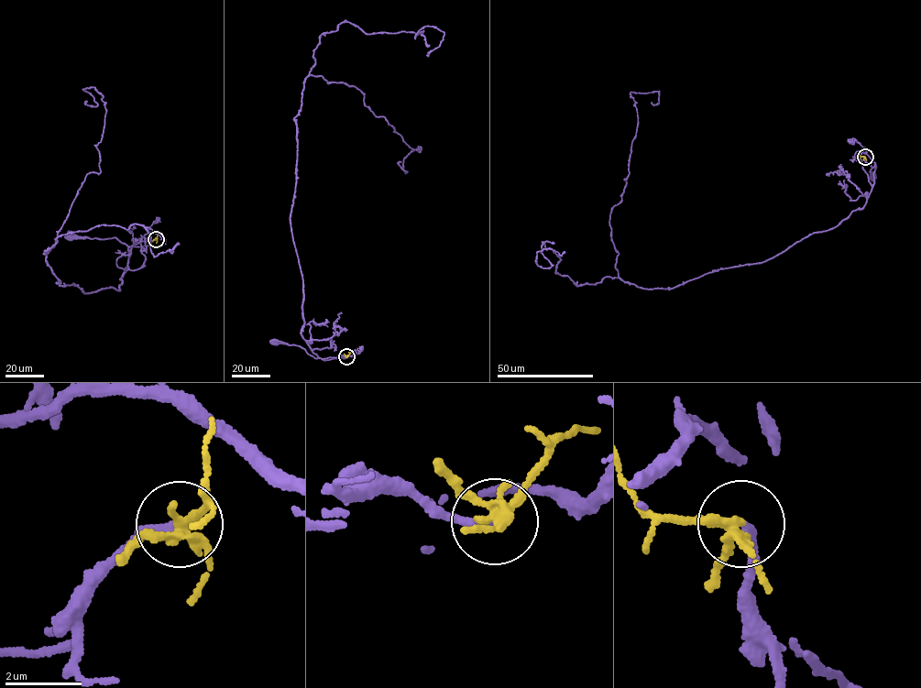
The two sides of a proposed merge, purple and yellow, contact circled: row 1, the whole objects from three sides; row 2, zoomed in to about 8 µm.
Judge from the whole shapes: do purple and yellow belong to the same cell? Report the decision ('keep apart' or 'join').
join

